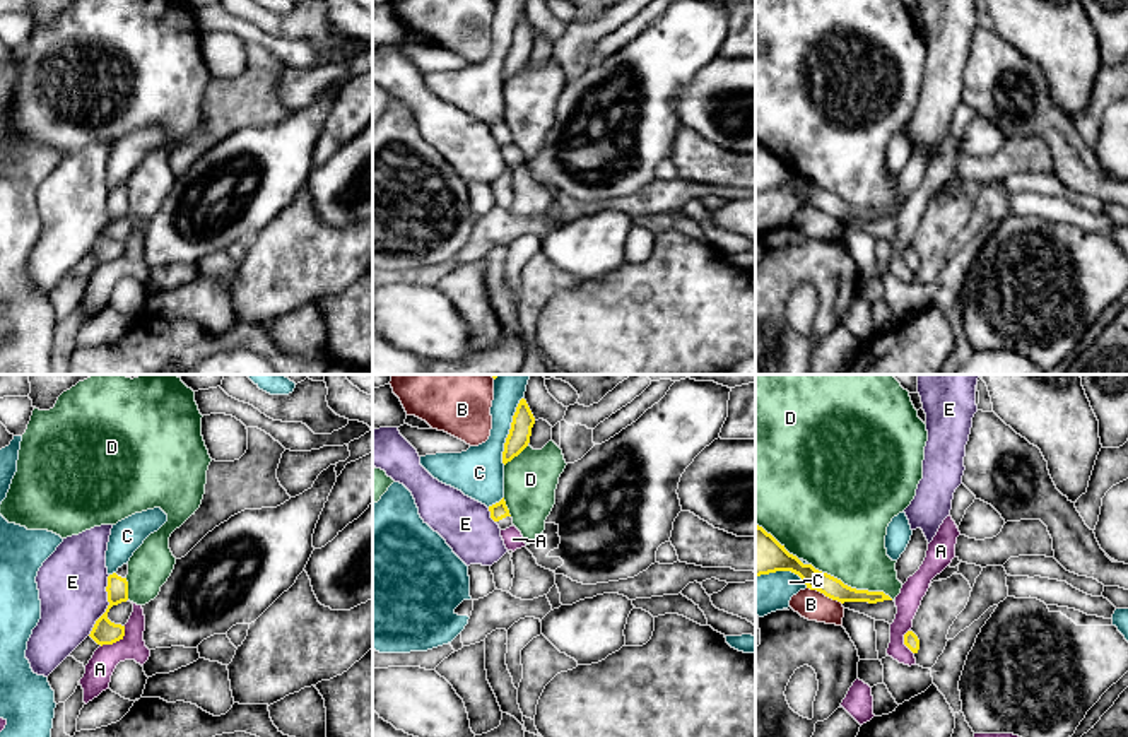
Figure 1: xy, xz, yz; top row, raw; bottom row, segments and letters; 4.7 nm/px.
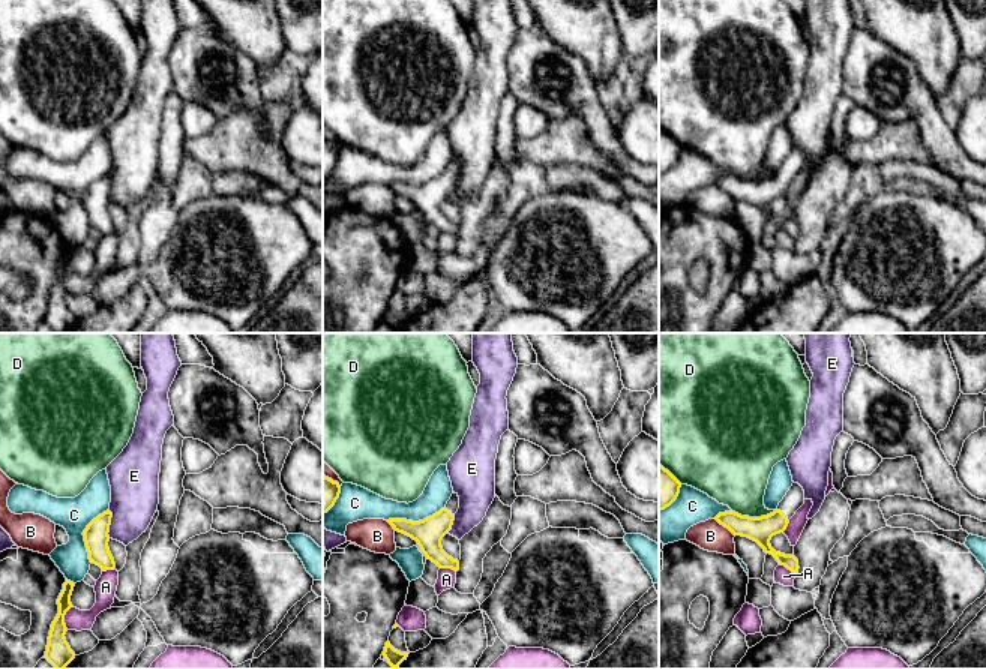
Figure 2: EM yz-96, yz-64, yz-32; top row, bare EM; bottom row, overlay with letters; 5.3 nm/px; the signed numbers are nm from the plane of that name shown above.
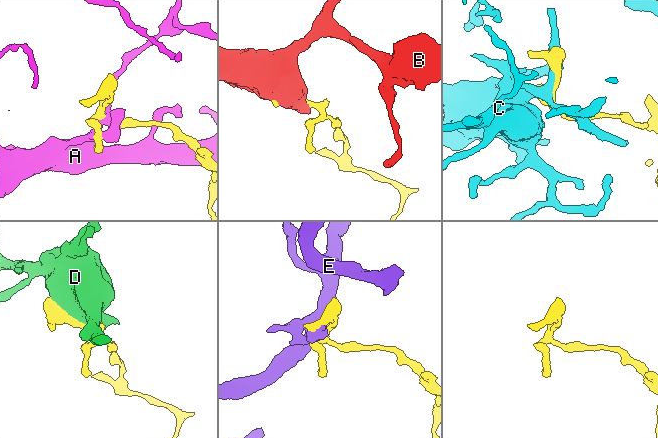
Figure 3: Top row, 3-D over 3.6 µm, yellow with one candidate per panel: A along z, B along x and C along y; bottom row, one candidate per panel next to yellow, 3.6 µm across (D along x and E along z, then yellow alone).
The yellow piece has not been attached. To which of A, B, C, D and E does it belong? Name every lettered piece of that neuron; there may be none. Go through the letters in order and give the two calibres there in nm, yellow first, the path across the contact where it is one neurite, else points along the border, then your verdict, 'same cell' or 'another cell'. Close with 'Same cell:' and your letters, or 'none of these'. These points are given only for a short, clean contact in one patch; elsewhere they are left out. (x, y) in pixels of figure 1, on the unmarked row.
A: 120/130 nm | another cell
B: 100/140 nm | another cell
C: 110/240 nm | another cell
D: 100/380 nm | another cell
E: 120/320 nm | another cell
Same cell: none of these

